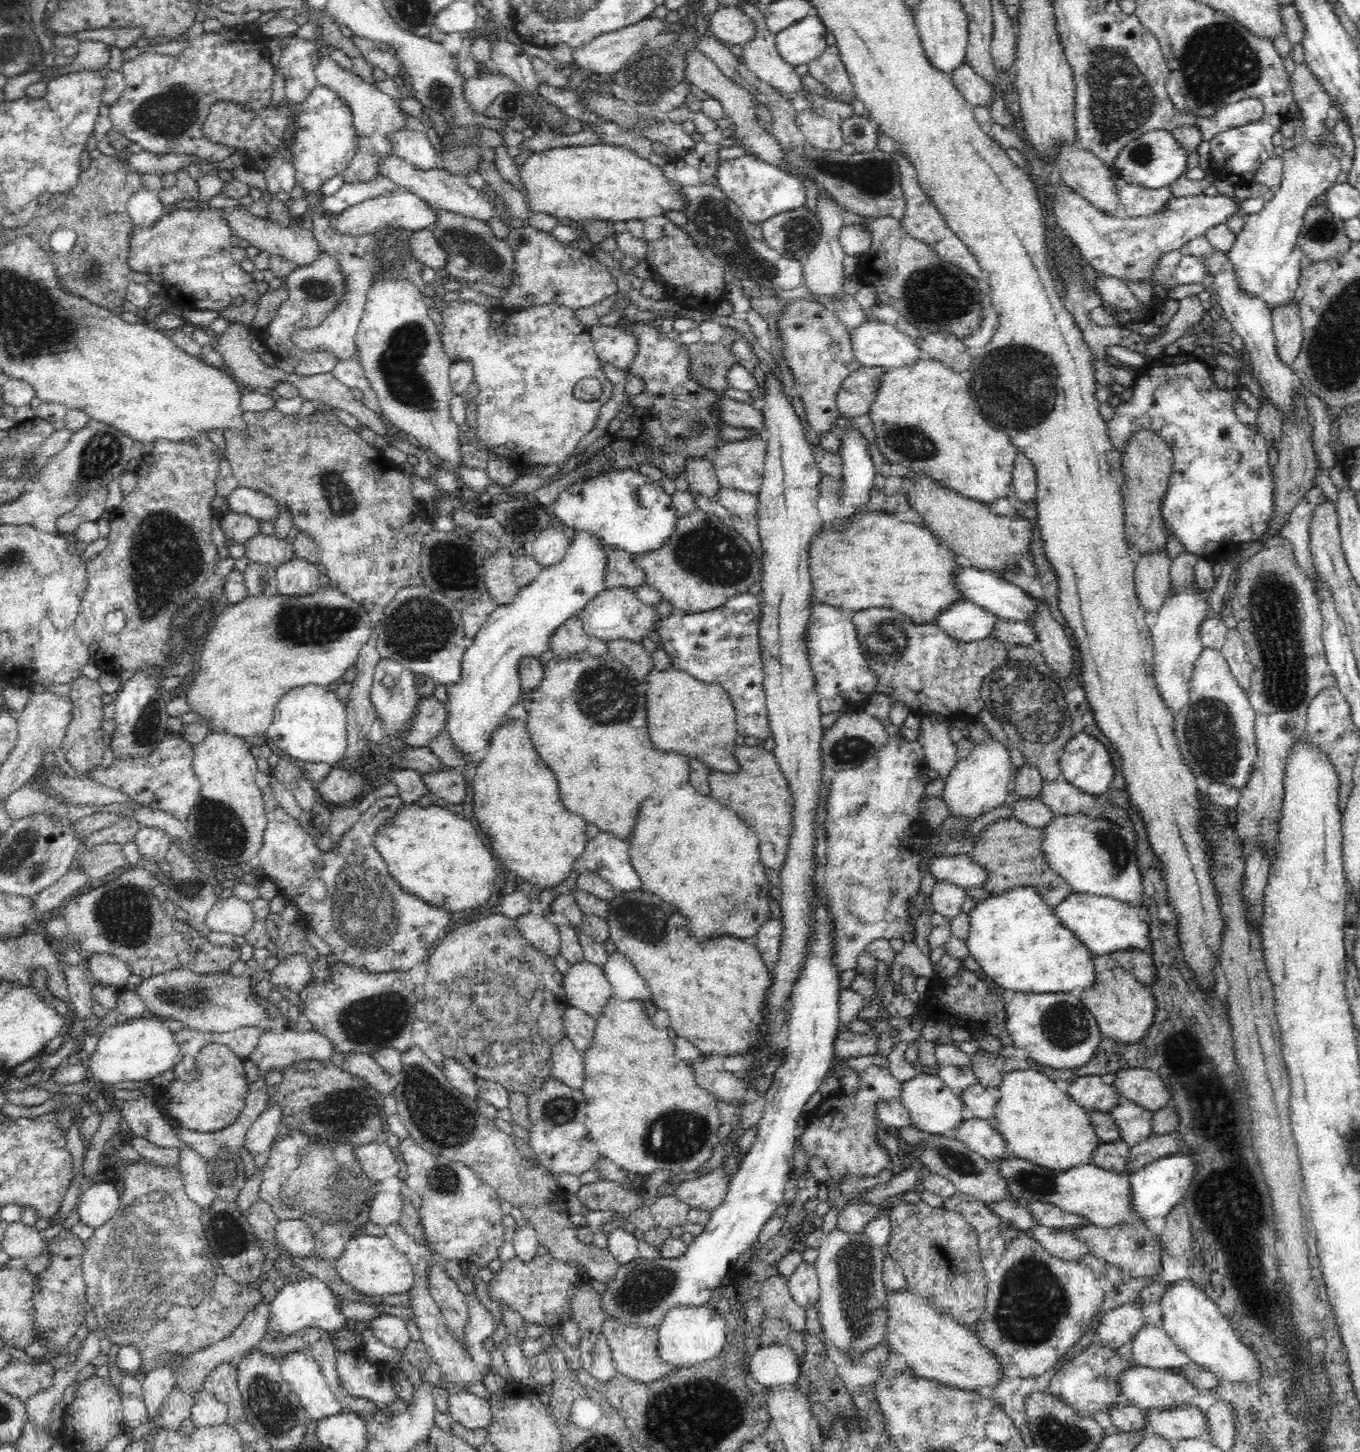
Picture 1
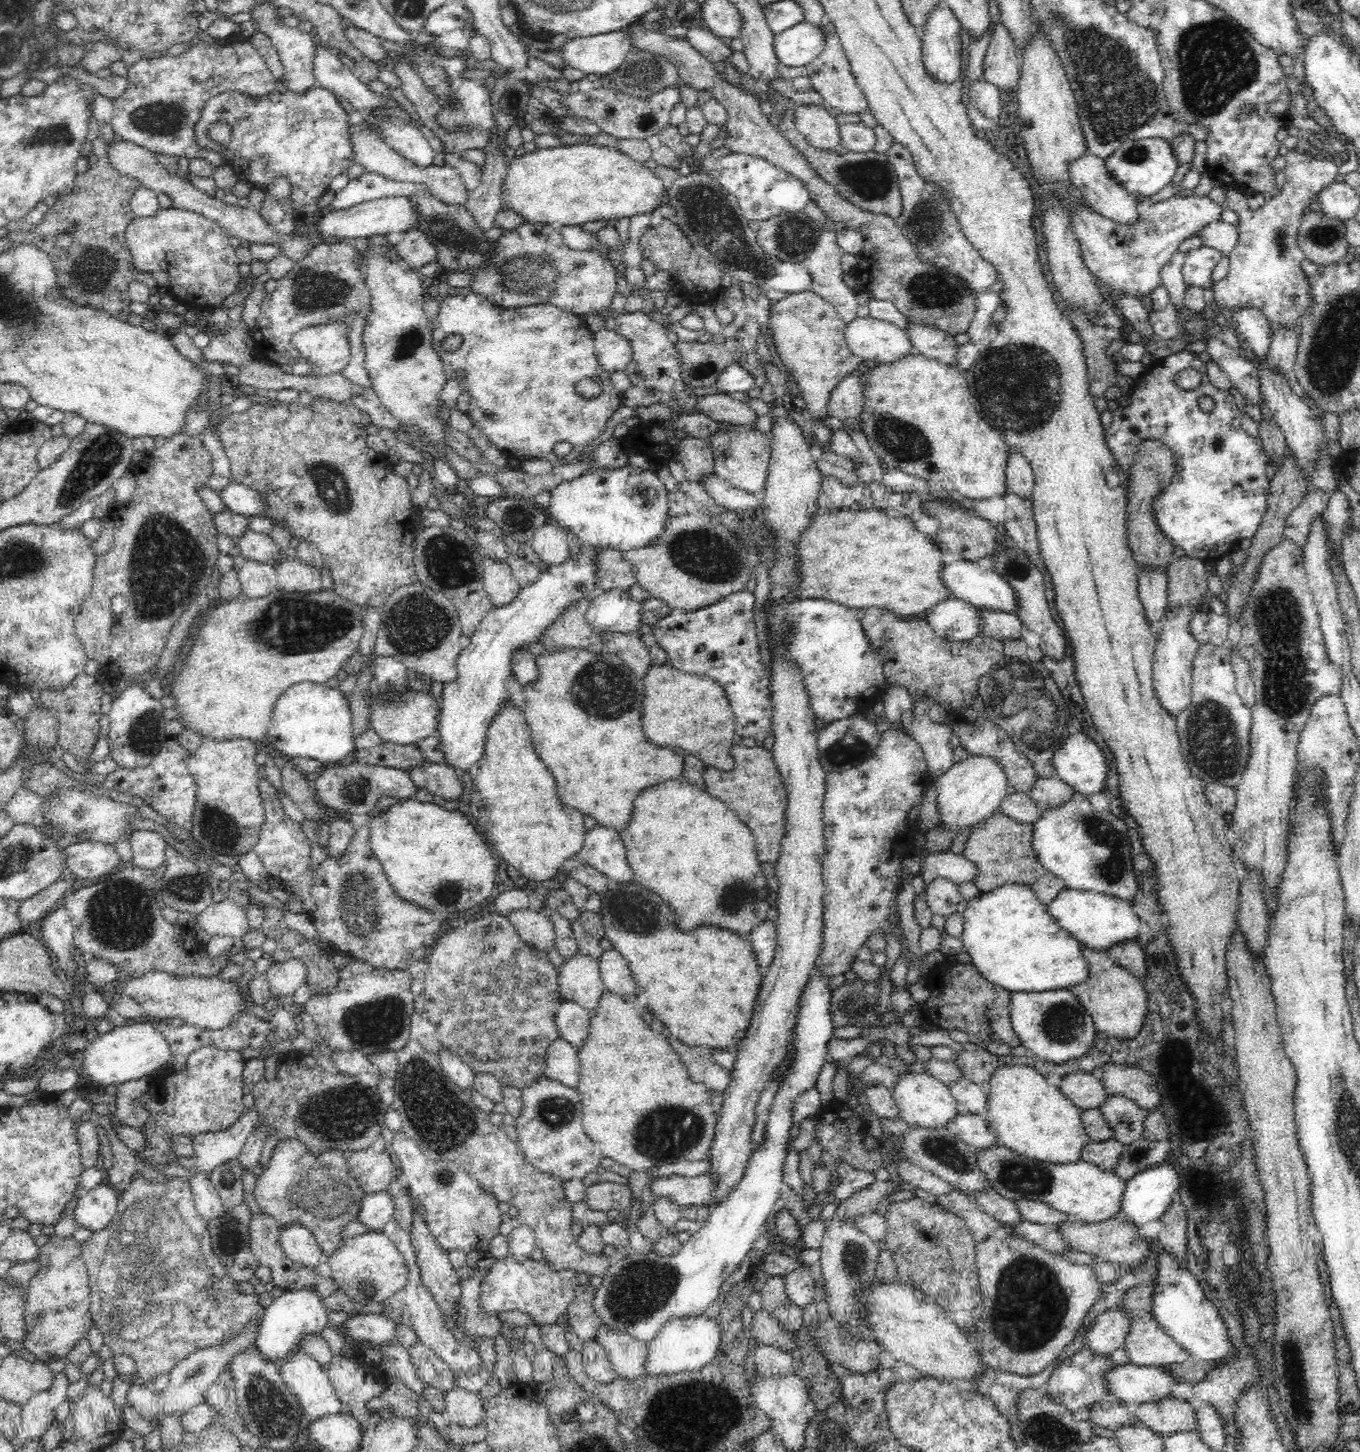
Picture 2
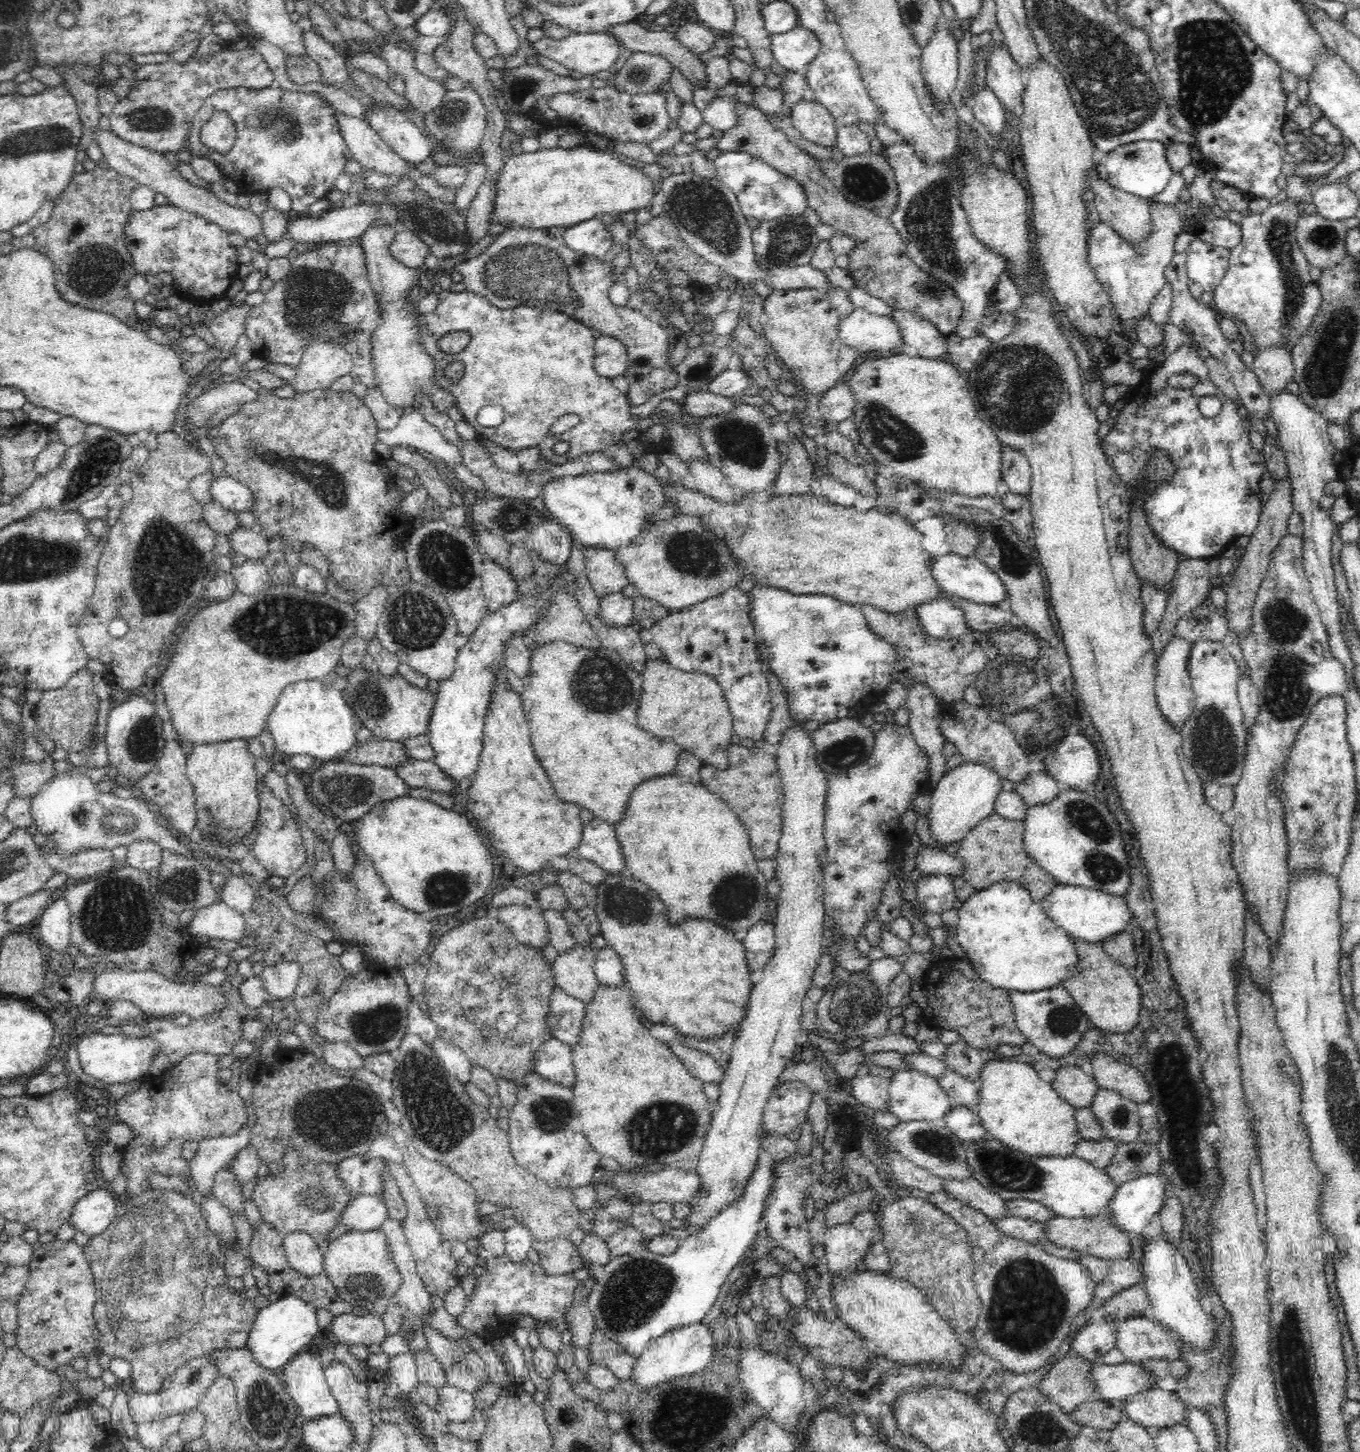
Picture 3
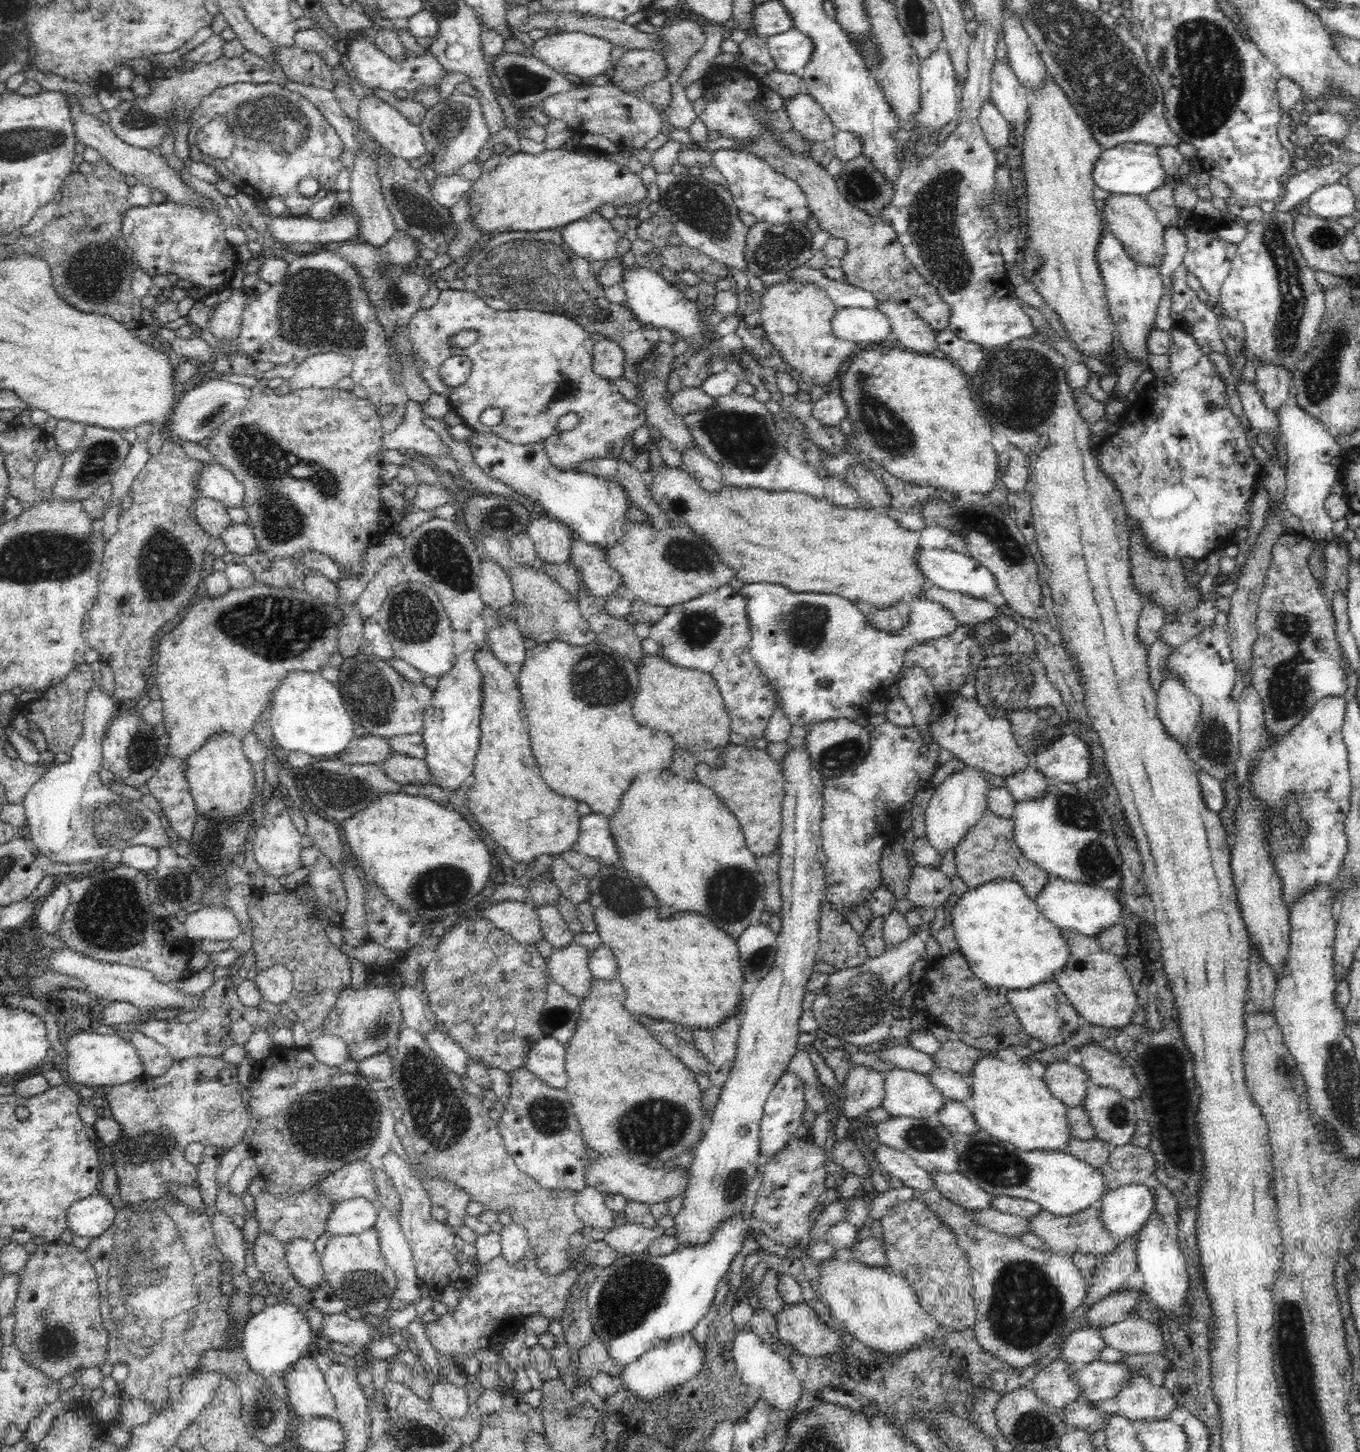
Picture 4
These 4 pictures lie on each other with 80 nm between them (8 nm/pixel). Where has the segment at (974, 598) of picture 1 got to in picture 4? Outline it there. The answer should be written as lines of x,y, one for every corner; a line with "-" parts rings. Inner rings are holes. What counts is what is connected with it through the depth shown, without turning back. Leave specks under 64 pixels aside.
920,547
918,554
919,569
928,578
930,584
941,589
956,591
965,596
988,601
998,594
998,585
990,570
984,568
975,558
950,549
927,549

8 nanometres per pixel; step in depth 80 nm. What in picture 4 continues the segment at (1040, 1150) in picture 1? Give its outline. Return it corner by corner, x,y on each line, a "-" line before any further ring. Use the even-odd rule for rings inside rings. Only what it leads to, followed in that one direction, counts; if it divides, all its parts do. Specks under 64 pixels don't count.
993,1054
980,1056
973,1064
974,1068
970,1075
971,1090
972,1090
972,1109
975,1124
985,1130
990,1136
1001,1141
1006,1141
1014,1145
1017,1149
1023,1151
1060,1151
1067,1148
1070,1142
1071,1128
1068,1124
1067,1106
1056,1099
1052,1092
1048,1089
1046,1082
1043,1079
1037,1078
1026,1063
1022,1061
1004,1062

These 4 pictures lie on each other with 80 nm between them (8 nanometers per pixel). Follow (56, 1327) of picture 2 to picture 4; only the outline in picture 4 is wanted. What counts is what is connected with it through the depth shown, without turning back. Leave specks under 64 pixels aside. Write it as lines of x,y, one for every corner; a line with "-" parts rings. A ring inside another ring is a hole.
45,1243
31,1247
28,1260
20,1271
12,1344
21,1352
22,1360
37,1368
50,1380
58,1381
73,1374
75,1370
101,1367
104,1362
109,1361
108,1331
101,1324
98,1273
86,1253
71,1244

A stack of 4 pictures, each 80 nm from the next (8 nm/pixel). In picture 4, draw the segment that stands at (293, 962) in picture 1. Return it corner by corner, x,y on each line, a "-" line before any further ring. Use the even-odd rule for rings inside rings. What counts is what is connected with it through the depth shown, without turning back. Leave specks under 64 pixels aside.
277,965
260,971
255,982
263,1002
278,1005
288,1003
294,997
292,971
284,966

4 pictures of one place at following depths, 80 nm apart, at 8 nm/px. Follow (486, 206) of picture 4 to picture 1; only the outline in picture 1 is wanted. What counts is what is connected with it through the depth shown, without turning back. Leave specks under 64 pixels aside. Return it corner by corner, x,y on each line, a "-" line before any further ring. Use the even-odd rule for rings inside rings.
625,146
551,148
532,152
517,168
524,200
534,214
551,214
574,221
627,222
662,216
662,212
682,210
685,205
684,197
672,190
658,165
652,166
648,159
638,158

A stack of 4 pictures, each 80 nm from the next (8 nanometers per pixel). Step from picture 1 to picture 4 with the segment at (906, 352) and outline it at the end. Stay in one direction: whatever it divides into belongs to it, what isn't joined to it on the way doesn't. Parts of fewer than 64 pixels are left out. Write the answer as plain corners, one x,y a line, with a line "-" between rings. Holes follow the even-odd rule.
838,308
831,318
831,327
833,333
843,341
850,341
859,348
866,346
882,345
890,336
892,329
888,317
878,309
865,308

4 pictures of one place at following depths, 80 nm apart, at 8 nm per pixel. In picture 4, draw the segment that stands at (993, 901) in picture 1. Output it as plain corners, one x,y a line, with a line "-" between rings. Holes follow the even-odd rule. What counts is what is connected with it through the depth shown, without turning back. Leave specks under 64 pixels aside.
998,879
969,888
951,910
950,920
955,928
959,952
965,957
974,977
992,987
1008,991
1028,990
1044,982
1052,982
1056,974
1066,968
1068,958
1071,957
1071,948
1064,940
1061,929
1039,914
1034,899
1027,895
1019,882

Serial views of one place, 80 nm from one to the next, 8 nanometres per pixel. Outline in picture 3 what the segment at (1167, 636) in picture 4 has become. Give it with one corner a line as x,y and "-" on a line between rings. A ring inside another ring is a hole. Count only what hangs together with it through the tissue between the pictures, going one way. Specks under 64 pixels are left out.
1206,601
1186,612
1175,624
1175,631
1192,643
1199,640
1222,641
1229,633
1229,626
1227,619

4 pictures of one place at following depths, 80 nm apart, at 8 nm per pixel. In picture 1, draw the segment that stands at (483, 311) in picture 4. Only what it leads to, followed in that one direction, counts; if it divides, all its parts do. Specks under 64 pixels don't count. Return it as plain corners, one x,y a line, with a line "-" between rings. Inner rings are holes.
456,299
444,302
441,306
442,323
439,326
439,334
442,335
444,349
448,357
454,362
463,360
464,362
474,362
473,364
473,381
478,384
478,395
476,399
477,420
475,423
475,434
482,444
485,444
496,454
508,459
508,461
520,470
534,465
563,465
568,458
574,454
578,442
596,428
598,424
598,414
602,410
602,406
612,398
612,383
606,377
600,359
596,356
592,339
589,336
588,326
582,325
580,320
571,308
563,307
555,304
545,304
540,306
521,307
516,310
504,308
488,308
477,303
464,299
-
582,378
598,378
602,386
602,394
598,399
590,401
578,400
574,398
574,386
582,380

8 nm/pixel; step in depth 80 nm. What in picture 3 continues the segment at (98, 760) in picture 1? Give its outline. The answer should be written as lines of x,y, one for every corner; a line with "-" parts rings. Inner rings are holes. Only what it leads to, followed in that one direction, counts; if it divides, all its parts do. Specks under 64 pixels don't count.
87,667
80,669
64,686
43,692
42,698
35,704
33,710
36,728
48,734
57,748
62,748
68,753
83,752
90,744
91,734
97,724
98,712
95,710
98,709
99,700
94,693
92,675
92,671

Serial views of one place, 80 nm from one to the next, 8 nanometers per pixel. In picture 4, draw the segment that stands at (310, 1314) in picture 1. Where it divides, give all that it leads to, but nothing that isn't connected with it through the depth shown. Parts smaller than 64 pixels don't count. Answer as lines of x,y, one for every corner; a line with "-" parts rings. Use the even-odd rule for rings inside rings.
286,1300
286,1302
266,1306
262,1311
252,1315
247,1320
243,1326
243,1340
240,1346
245,1352
248,1366
255,1370
256,1374
268,1379
271,1376
284,1376
285,1372
296,1360
311,1353
315,1344
316,1333
311,1329
311,1323
307,1321
306,1314
306,1310
300,1310
294,1302

